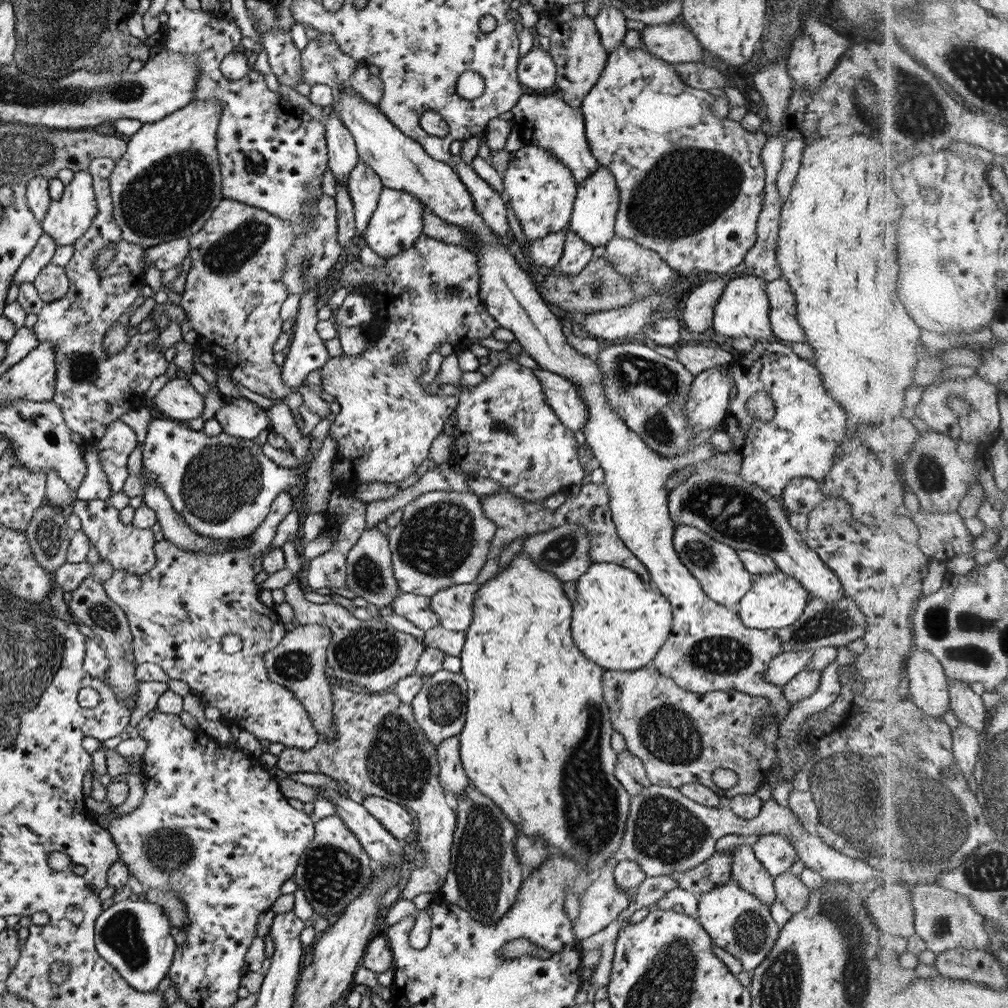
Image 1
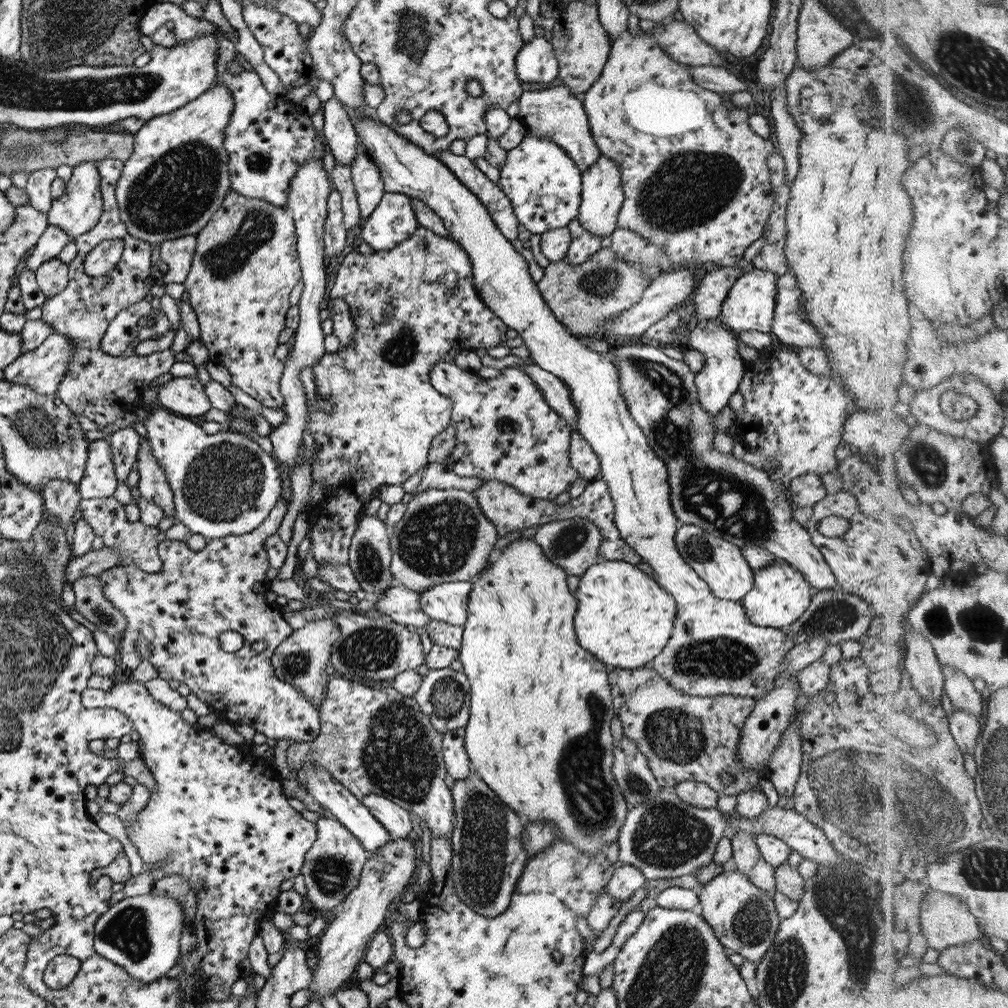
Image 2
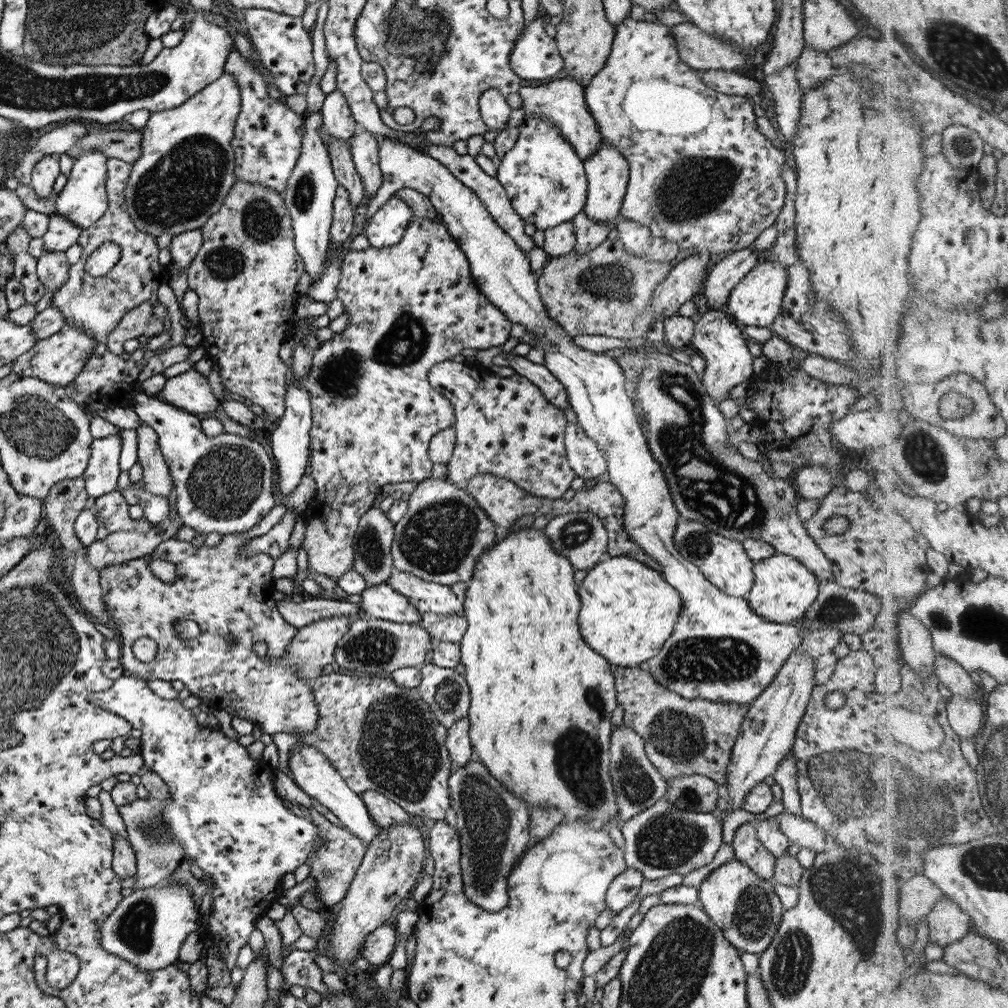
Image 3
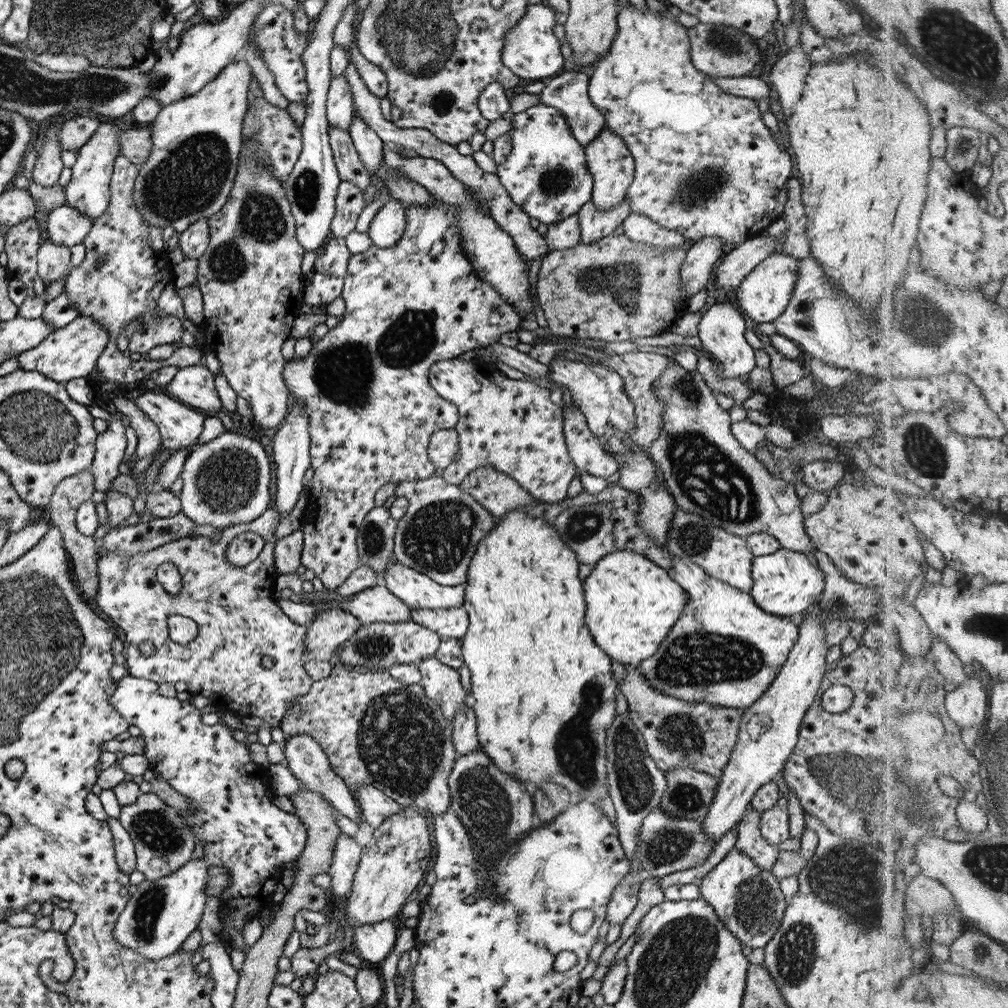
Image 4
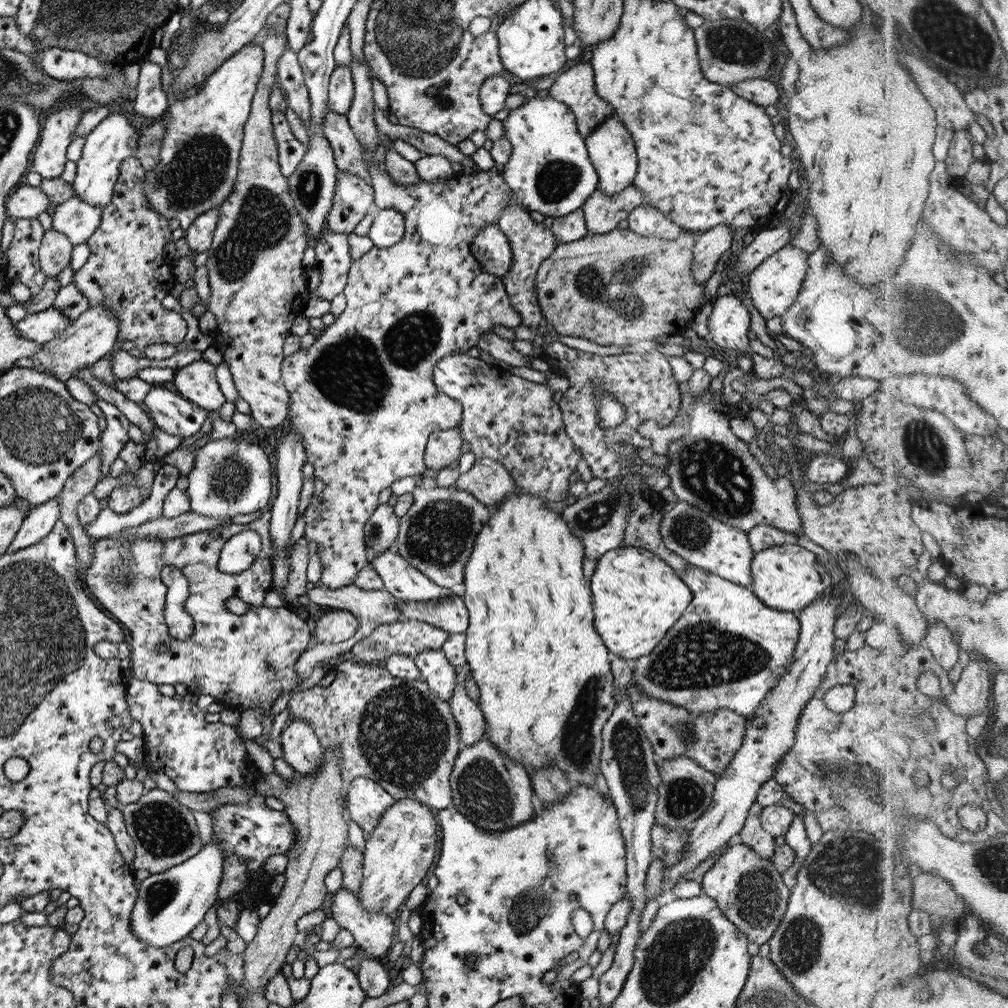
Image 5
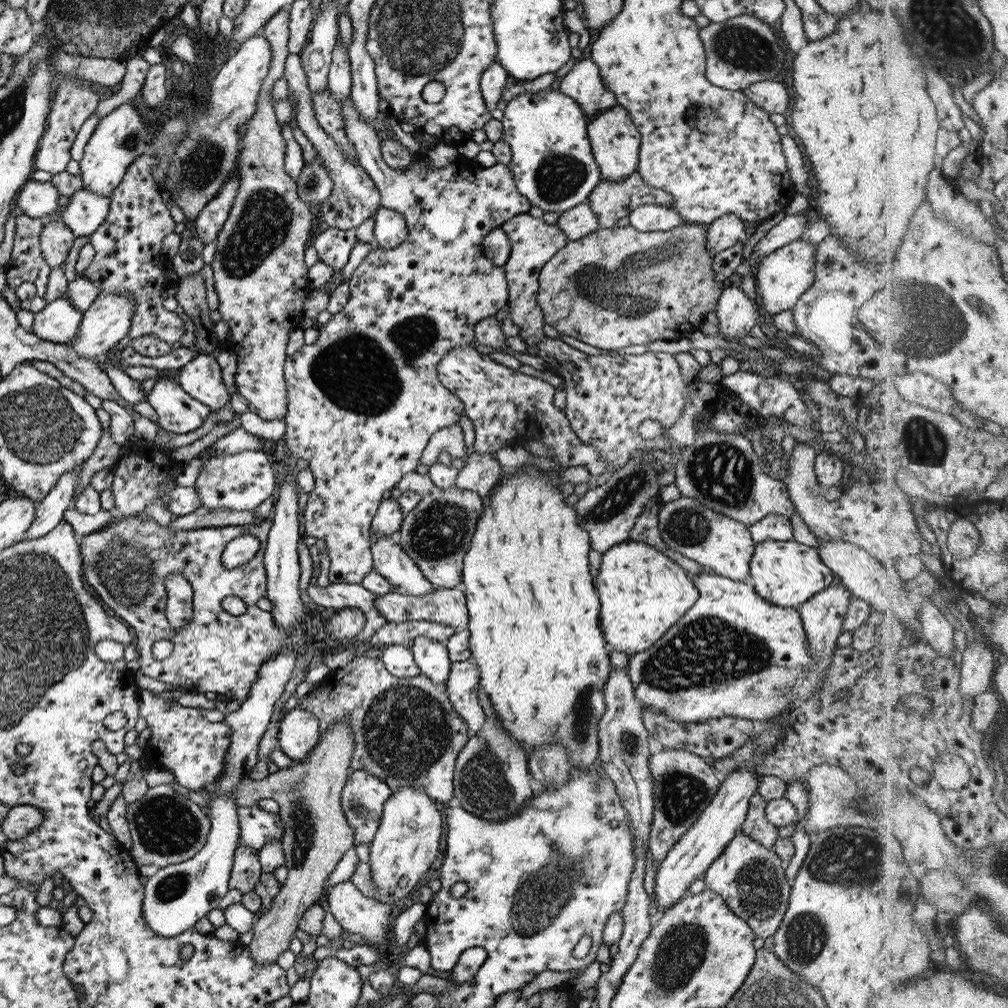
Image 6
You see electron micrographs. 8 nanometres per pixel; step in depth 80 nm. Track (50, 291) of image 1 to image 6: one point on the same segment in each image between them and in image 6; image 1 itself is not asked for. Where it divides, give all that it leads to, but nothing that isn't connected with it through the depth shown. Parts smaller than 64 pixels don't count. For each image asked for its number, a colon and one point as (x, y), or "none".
2: (52, 276)
3: (52, 268)
4: (52, 262)
5: (54, 249)
6: (55, 240)

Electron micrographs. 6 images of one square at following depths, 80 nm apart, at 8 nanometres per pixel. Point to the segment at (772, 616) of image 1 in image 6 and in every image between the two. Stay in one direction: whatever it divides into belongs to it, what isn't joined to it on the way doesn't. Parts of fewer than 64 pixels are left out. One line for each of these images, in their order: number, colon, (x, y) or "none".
2: (779, 594)
3: (782, 589)
4: (784, 583)
5: (786, 577)
6: (785, 573)

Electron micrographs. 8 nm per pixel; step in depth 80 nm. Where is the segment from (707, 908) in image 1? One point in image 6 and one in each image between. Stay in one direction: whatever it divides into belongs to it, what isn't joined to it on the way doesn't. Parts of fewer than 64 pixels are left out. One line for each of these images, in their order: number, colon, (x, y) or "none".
2: (742, 916)
3: (745, 908)
4: (747, 899)
5: (749, 891)
6: (750, 878)

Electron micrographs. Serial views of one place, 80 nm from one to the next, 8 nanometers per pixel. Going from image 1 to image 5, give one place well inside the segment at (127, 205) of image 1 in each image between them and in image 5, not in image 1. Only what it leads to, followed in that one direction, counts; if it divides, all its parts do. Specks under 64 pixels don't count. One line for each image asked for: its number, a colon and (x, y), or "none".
2: (176, 177)
3: (185, 169)
4: (191, 167)
5: (198, 157)

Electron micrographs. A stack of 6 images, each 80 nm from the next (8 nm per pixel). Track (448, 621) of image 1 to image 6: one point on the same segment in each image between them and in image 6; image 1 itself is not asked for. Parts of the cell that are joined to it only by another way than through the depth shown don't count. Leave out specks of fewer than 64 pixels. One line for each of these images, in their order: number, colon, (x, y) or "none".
2: (446, 602)
3: (427, 597)
4: (416, 590)
5: (402, 581)
6: (391, 561)

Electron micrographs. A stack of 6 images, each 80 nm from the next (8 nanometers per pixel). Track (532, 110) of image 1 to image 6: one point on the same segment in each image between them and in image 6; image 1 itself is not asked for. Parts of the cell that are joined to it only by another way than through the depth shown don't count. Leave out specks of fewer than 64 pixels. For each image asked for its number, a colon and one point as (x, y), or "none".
2: (555, 112)
3: (561, 101)
4: (567, 91)
5: (574, 87)
6: (582, 83)

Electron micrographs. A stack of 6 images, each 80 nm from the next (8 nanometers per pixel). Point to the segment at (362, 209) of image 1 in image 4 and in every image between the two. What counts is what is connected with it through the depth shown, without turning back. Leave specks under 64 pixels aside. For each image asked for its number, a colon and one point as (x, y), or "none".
2: (367, 183)
3: (363, 146)
4: (367, 144)

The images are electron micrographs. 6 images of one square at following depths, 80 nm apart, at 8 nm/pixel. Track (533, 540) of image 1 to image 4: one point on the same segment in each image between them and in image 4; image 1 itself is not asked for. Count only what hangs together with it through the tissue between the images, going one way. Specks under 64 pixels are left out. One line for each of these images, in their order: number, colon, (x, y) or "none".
2: (572, 543)
3: (579, 536)
4: (586, 530)

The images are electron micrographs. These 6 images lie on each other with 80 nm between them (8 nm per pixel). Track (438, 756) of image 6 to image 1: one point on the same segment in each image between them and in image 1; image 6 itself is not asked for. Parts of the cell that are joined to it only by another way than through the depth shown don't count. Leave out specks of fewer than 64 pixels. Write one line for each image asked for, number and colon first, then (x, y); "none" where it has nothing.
1: (379, 749)
2: (372, 740)
3: (377, 736)
4: (375, 730)
5: (394, 732)

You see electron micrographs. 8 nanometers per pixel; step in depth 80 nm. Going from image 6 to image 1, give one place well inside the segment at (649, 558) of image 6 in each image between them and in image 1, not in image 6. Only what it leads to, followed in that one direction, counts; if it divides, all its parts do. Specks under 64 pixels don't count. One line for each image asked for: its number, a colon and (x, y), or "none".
1: (618, 622)
2: (623, 617)
3: (627, 610)
4: (631, 603)
5: (636, 596)

